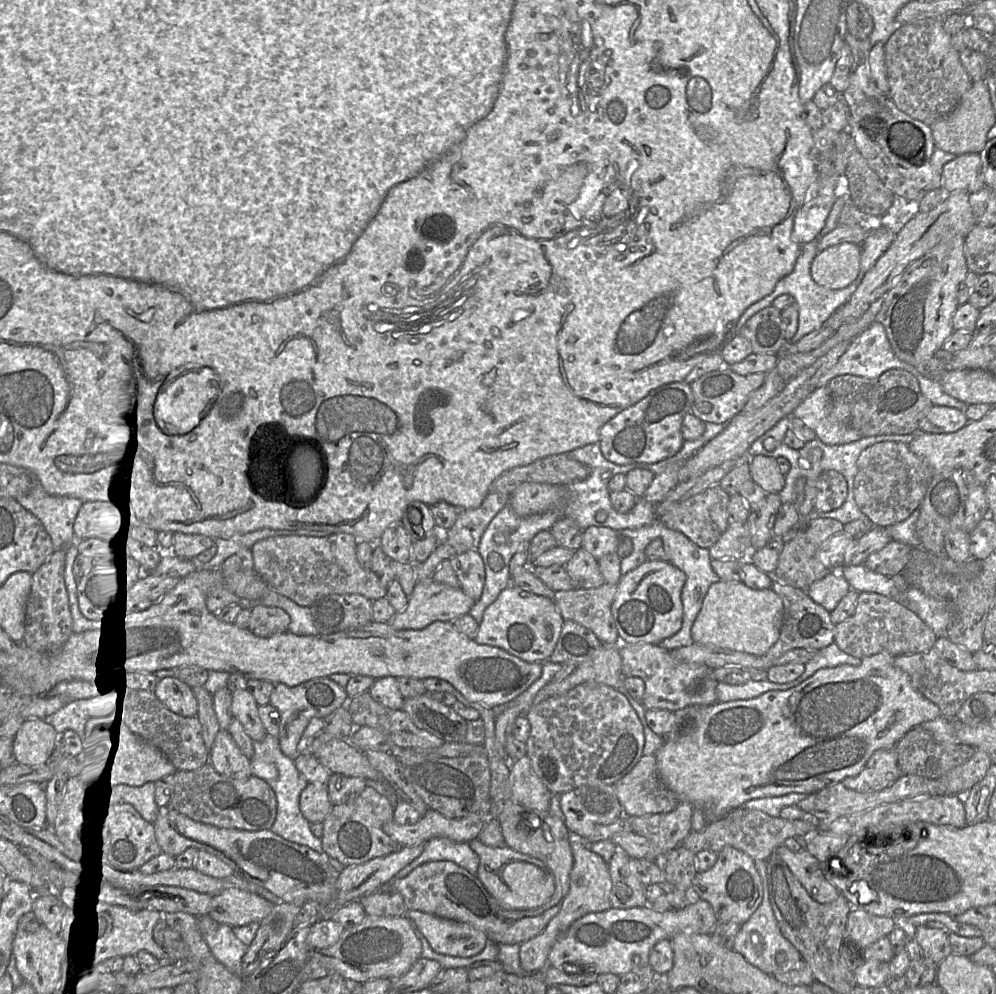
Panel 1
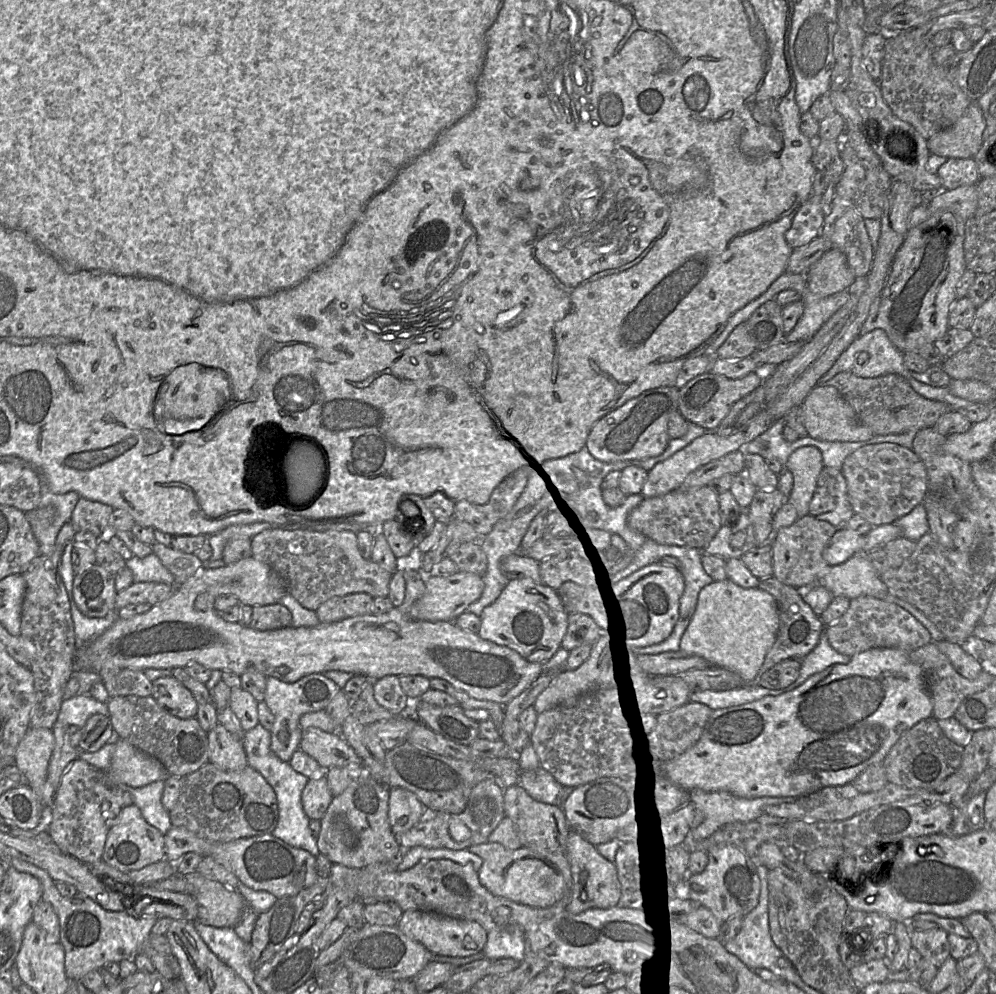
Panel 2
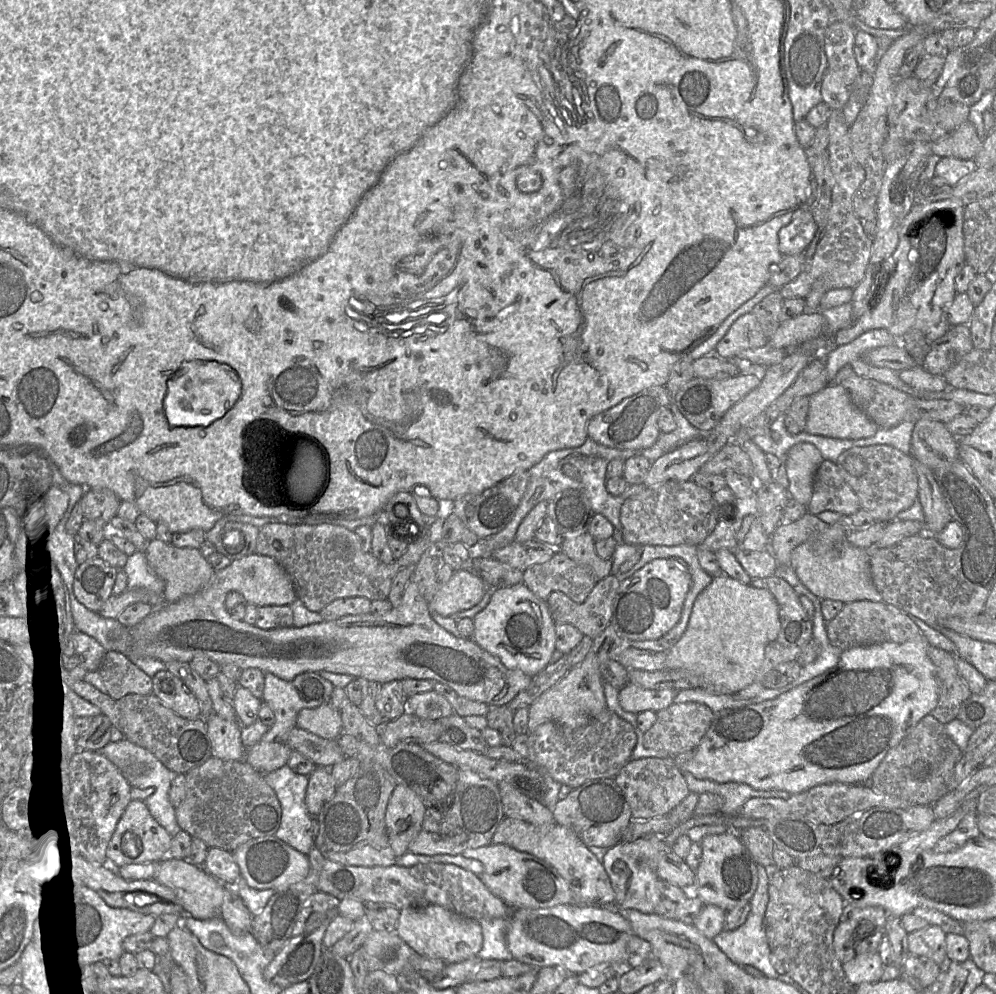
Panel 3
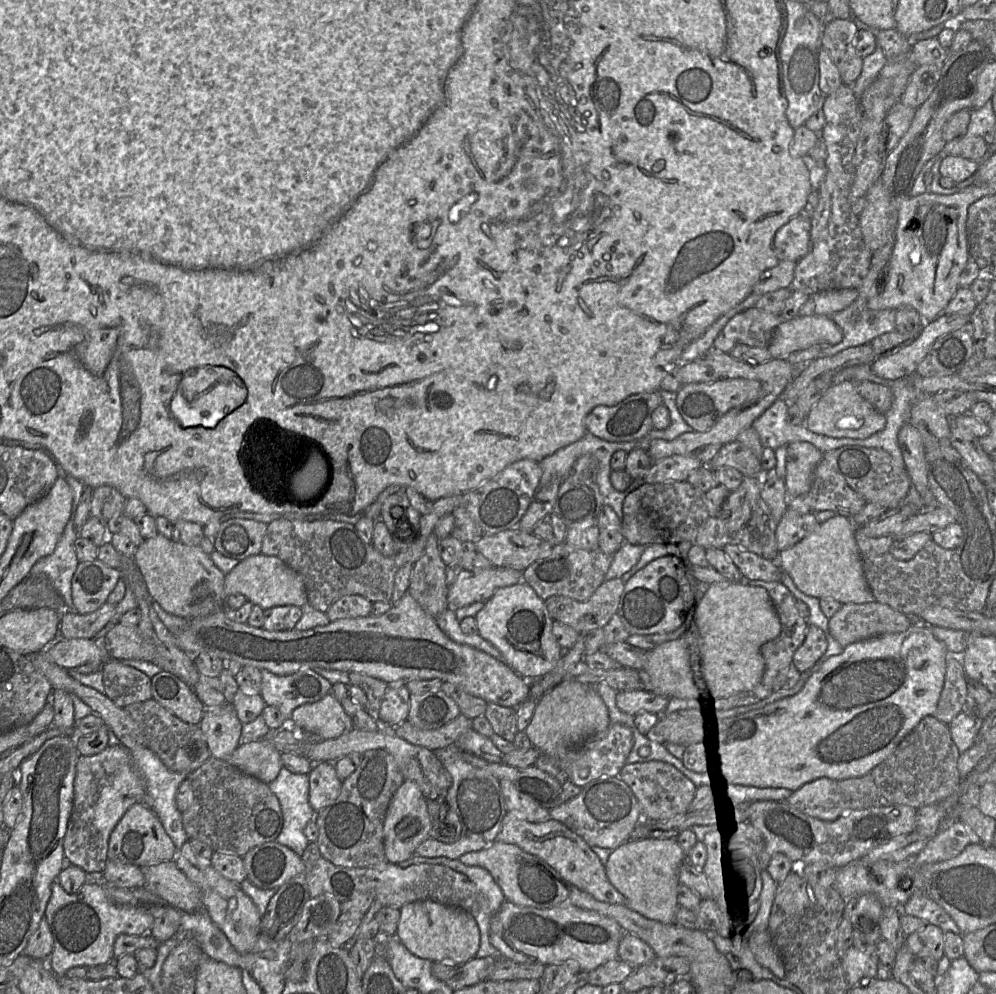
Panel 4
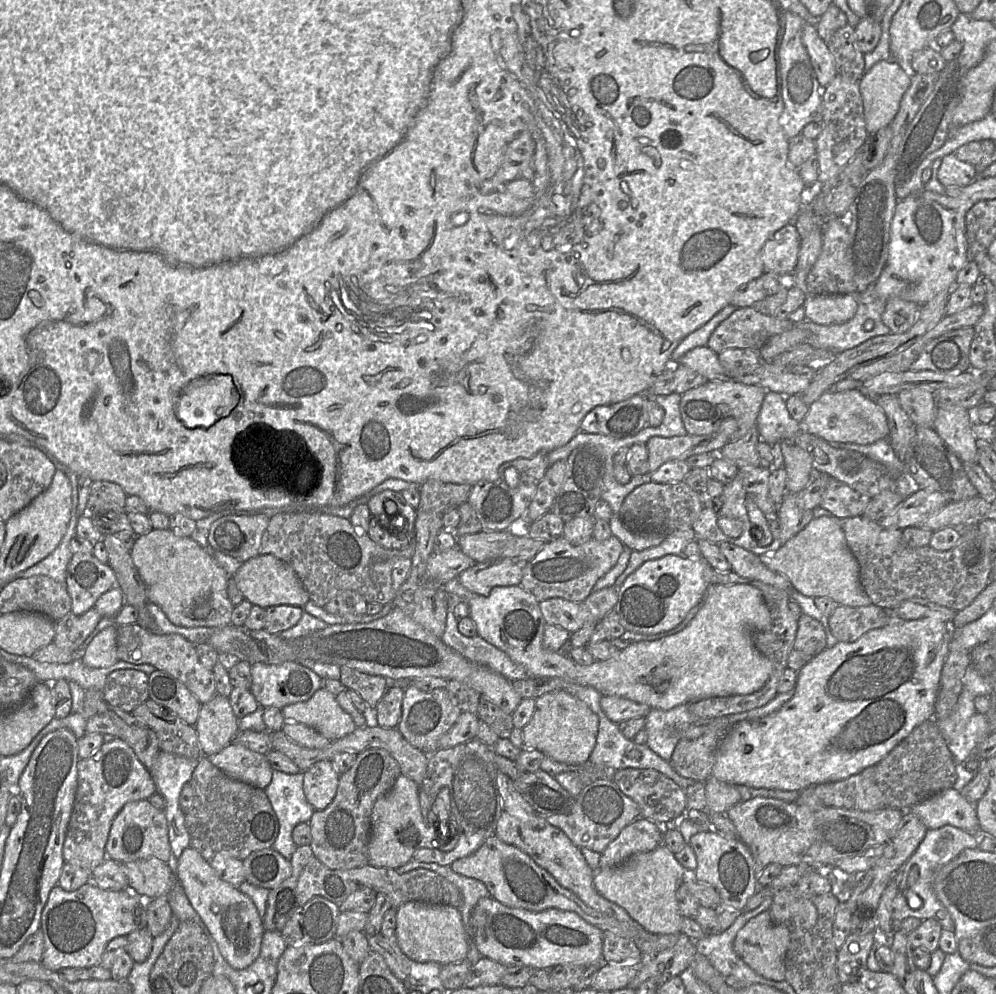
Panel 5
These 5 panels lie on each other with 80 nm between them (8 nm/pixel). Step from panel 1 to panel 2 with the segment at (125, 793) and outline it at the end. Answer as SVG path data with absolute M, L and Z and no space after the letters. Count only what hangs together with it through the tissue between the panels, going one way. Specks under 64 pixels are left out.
M163 780L138 788L124 784L115 787L129 792L132 796L133 804L140 809L145 820L163 835L172 827L169 811L164 808L161 802L164 789Z

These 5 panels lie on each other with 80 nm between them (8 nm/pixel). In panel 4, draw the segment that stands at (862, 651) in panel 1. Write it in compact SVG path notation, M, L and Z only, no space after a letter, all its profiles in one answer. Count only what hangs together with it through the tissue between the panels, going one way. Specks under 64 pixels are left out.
M847 603L828 621L830 635L846 647L884 634L901 633L914 624L914 619L885 604Z

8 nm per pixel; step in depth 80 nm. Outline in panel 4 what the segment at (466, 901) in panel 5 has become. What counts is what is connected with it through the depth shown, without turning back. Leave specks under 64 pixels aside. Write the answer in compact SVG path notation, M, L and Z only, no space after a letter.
M412 856L398 865L402 868L407 868L418 864L437 864L449 867L457 872L465 874L478 888L480 892L480 907L485 906L491 909L491 921L504 904L505 898L494 882L490 873L479 866L468 866L462 863L459 859L449 859L446 857L426 858L420 856Z

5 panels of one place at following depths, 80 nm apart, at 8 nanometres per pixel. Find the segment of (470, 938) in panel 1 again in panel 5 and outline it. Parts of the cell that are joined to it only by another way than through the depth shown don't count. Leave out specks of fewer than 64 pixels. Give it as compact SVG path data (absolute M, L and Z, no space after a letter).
M409 901L397 912L396 936L403 953L416 962L437 962L441 965L465 960L471 940L458 908L443 904Z

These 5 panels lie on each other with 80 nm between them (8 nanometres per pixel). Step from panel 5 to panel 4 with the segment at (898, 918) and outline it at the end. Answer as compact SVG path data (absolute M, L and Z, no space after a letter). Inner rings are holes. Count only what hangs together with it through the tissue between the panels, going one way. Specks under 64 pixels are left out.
M958 821L931 837L915 860L918 864L946 861L959 855L969 844L979 842L977 834L967 824ZM914 894L898 909L900 914L918 917L927 923L938 926L944 933L960 934L960 929L950 915L936 902L923 894Z

